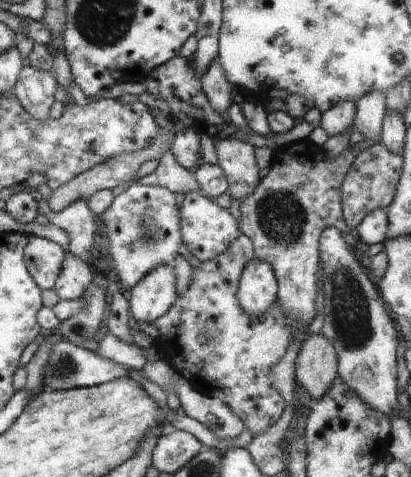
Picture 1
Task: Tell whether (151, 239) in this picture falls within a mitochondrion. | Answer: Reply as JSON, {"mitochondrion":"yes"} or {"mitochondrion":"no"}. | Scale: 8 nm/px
{"mitochondrion":"yes"}

